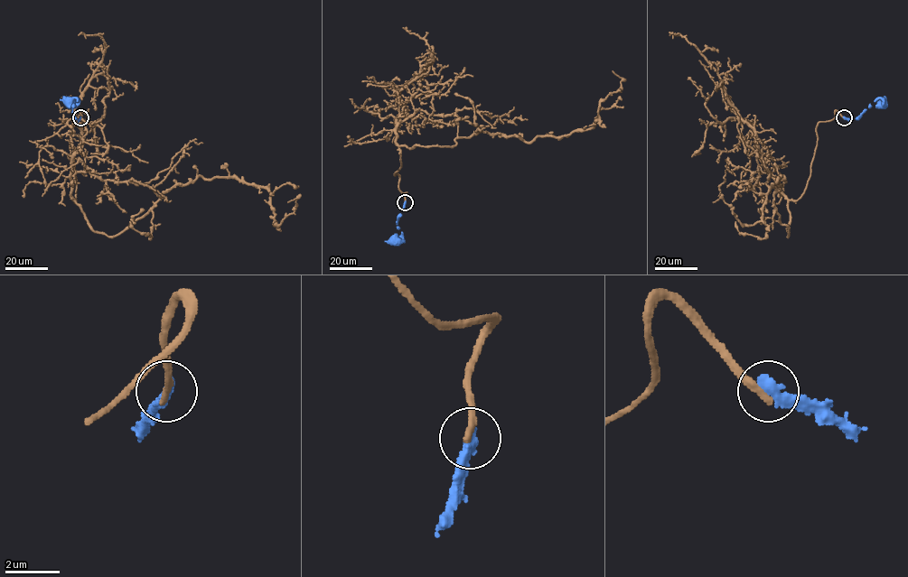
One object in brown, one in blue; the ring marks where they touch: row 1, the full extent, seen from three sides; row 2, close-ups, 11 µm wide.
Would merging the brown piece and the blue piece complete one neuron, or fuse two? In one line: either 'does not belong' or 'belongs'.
does not belong

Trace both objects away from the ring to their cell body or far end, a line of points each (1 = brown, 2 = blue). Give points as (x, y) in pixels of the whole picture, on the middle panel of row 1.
1: (405, 201), (398, 147), (587, 129), (619, 89), (613, 70)
2: (405, 201), (397, 221), (397, 234), (391, 240), (394, 240)

